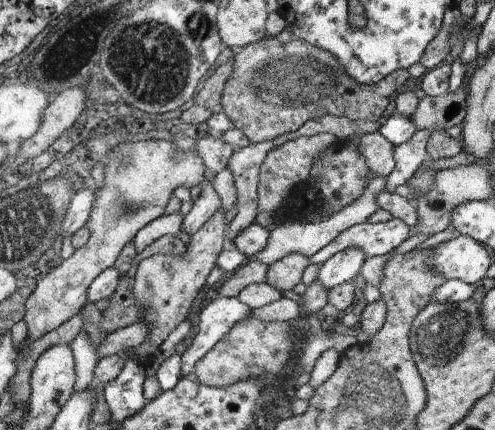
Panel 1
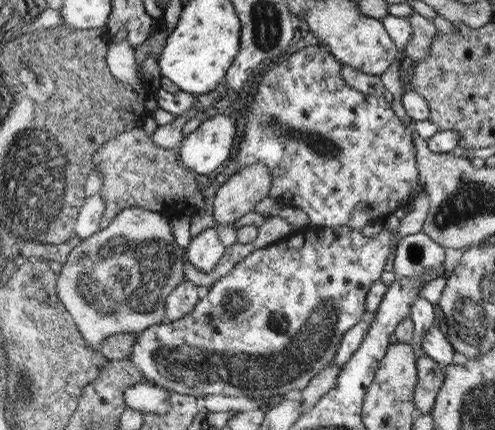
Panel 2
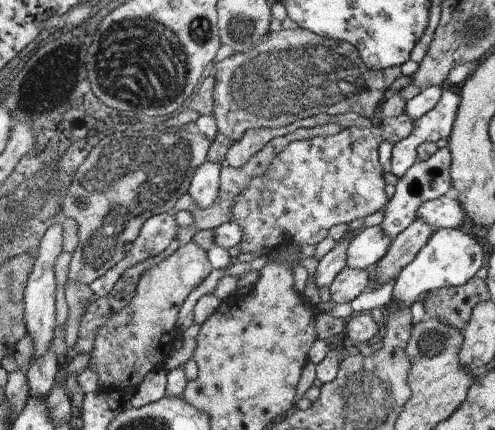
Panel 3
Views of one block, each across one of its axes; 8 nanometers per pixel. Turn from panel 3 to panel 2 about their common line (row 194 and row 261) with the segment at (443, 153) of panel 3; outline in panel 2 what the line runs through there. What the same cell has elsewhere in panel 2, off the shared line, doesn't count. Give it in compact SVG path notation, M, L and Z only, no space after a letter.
M423 232L405 236L399 240L395 250L393 274L397 278L419 278L423 282L435 280L445 274L443 250L443 246Z

